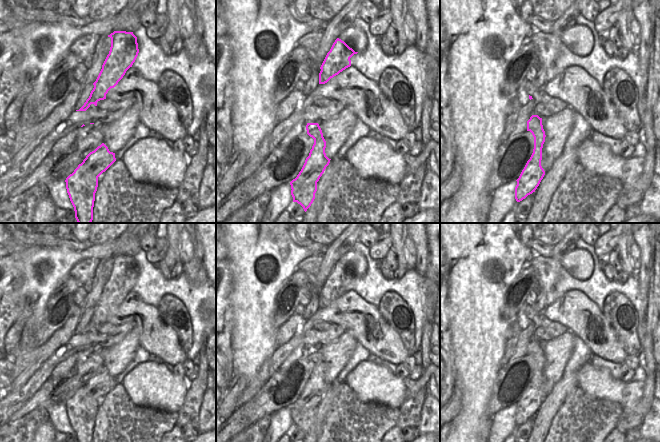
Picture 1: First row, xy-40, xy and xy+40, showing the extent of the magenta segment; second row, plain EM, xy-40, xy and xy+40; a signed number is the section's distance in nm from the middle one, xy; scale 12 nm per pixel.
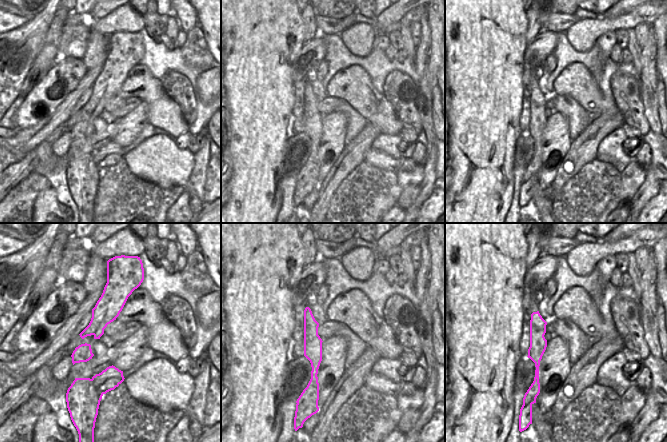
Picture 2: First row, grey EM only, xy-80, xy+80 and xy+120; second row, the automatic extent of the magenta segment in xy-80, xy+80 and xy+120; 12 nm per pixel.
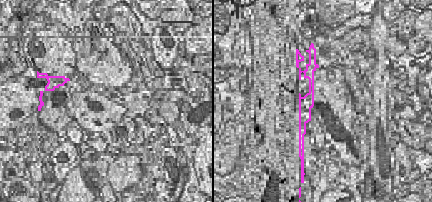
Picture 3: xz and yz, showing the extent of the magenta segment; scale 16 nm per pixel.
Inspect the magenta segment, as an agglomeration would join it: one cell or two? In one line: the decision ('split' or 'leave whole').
split

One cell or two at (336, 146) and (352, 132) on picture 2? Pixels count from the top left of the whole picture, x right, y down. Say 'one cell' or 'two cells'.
two cells

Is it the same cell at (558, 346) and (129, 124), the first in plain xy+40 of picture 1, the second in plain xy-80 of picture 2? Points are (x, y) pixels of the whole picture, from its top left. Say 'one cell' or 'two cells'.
one cell

